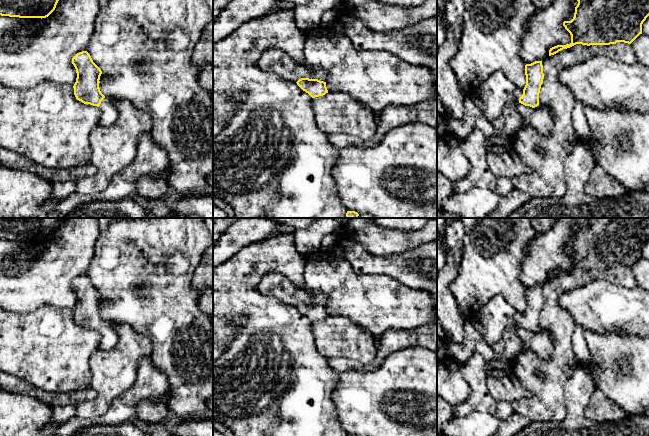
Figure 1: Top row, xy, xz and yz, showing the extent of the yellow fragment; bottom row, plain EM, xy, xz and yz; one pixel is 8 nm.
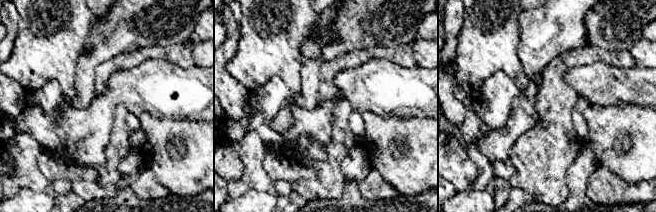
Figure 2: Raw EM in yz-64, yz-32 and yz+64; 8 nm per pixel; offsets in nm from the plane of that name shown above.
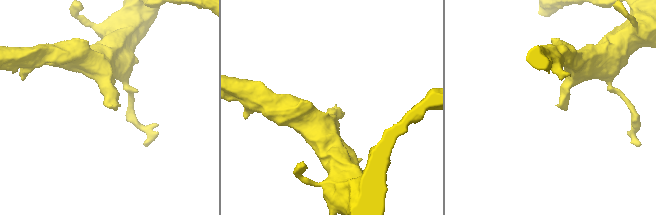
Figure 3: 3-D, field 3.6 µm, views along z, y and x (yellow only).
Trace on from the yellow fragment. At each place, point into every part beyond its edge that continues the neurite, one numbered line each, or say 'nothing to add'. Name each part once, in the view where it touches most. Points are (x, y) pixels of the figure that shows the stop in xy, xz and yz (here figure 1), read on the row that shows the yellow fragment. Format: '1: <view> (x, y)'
1: yz (510, 121)

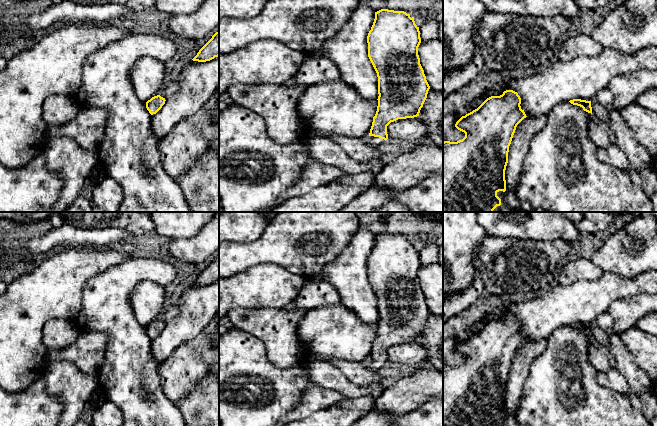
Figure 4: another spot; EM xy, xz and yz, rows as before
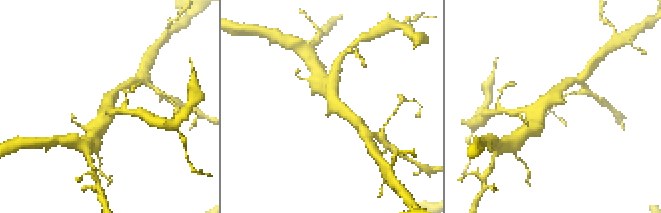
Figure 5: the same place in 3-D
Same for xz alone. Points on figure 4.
1: xz (371, 140)

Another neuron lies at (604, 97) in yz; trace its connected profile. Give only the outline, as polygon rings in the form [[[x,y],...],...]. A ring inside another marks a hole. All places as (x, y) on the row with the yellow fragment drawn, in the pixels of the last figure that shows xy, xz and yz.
[[[603,88],[597,92],[594,100],[602,105],[608,111],[614,110],[613,95],[608,88]]]

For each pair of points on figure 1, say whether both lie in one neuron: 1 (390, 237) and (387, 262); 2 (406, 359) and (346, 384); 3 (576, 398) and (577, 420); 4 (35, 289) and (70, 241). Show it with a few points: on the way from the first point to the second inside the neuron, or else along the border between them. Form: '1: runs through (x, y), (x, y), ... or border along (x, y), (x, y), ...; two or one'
1: border along (410, 249), (388, 255), (373, 255), (365, 250); two
2: runs through (391, 374), (381, 384), (361, 384); one
3: runs through (576, 403), (576, 415); one
4: runs through (42, 277), (66, 253); one

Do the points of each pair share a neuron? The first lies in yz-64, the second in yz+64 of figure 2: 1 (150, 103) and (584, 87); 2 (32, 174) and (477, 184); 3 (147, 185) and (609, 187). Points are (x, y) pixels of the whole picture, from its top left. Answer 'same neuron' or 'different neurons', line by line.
1: same neuron
2: same neuron
3: same neuron

